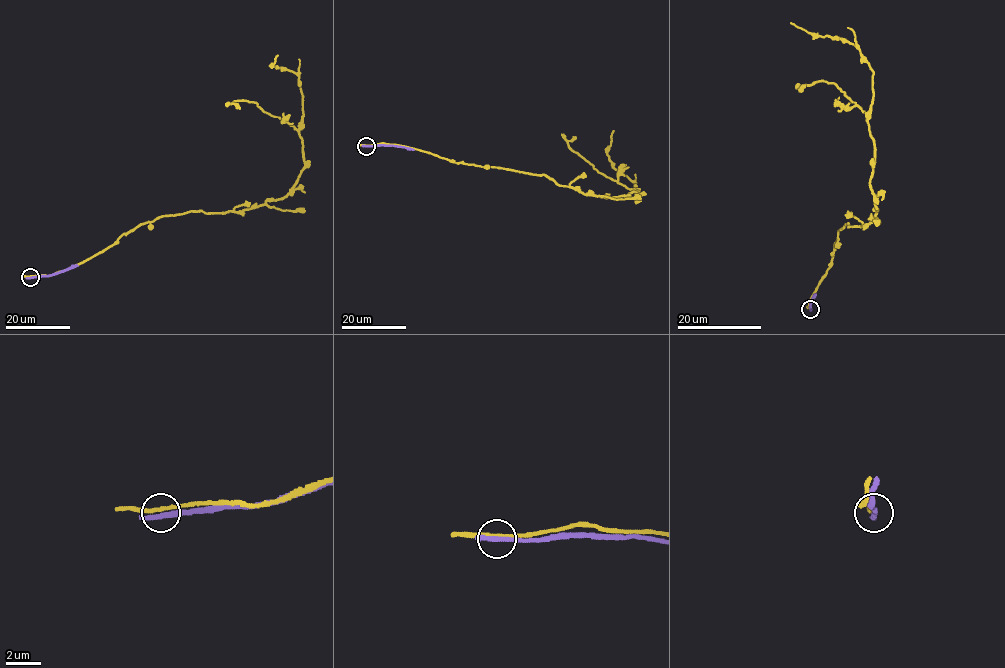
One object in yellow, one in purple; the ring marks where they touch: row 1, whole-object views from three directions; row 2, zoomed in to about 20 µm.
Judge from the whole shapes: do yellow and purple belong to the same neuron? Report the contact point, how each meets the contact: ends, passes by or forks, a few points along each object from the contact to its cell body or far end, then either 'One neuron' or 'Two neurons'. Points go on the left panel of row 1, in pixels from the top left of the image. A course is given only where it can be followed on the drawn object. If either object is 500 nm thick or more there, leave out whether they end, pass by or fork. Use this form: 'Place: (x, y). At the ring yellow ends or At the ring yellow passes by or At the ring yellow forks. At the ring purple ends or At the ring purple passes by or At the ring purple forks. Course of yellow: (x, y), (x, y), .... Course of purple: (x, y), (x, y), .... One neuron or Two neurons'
Place: (30, 277). At the ring yellow passes by. At the ring purple passes by. Course of yellow: (30, 276), (68, 269), (160, 217), (243, 211), (282, 199), (304, 166), (298, 76), (271, 66), (278, 55). Course of purple: (30, 277), (52, 275), (78, 266). Two neurons

